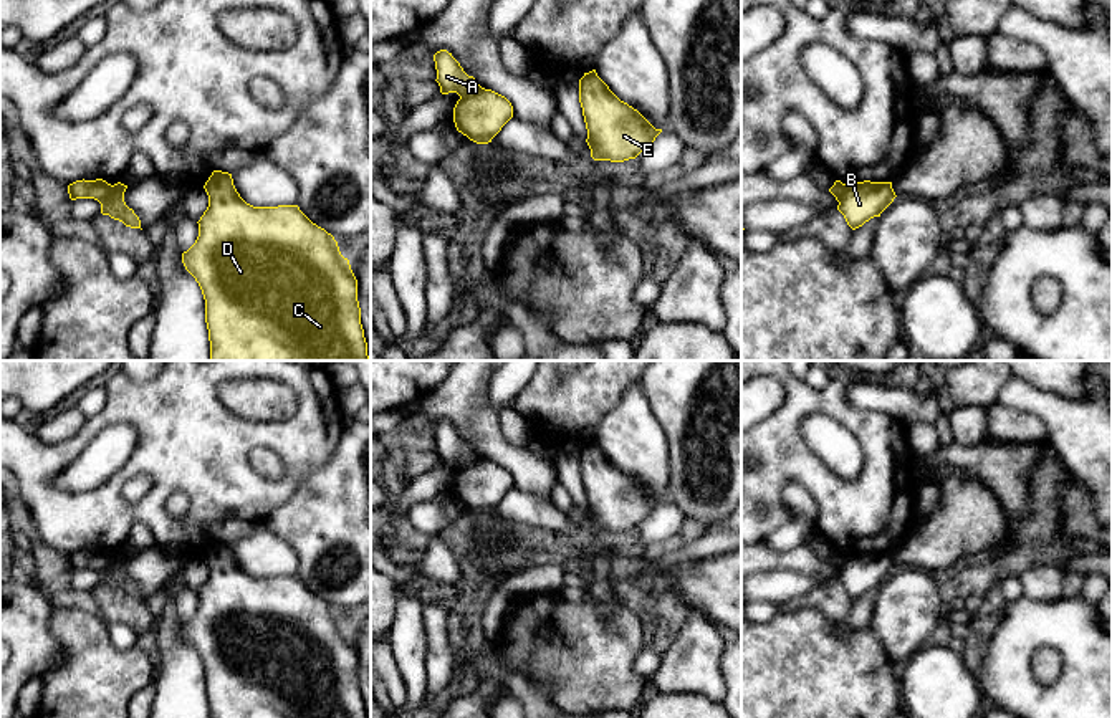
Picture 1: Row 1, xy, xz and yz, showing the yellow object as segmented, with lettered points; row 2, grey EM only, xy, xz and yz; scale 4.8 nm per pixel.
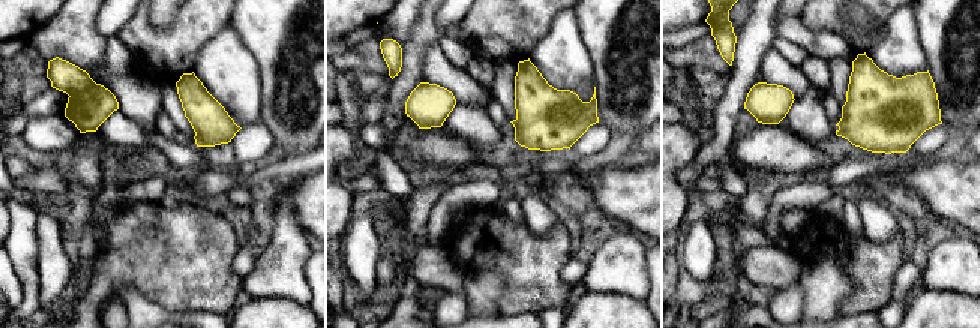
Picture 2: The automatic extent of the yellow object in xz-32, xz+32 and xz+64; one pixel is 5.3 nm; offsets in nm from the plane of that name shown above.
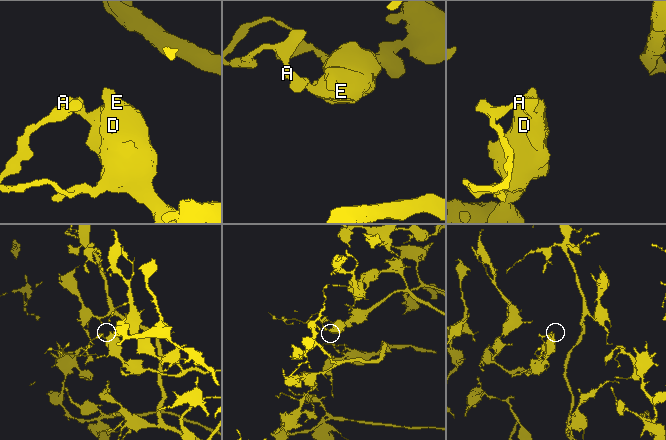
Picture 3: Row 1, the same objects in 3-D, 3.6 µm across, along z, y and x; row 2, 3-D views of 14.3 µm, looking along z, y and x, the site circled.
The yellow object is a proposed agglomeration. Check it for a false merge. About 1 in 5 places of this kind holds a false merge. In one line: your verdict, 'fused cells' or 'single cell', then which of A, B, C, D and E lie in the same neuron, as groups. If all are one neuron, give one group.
fused cells | A / B C D E

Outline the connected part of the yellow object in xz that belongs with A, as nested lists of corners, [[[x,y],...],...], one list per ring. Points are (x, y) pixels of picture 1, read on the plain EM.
[[[447,420],[434,425],[437,453],[442,465],[457,463],[460,468],[470,467],[482,460],[473,447],[468,447],[460,433]]]

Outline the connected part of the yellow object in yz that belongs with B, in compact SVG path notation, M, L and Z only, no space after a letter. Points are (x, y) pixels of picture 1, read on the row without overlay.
M854 553L846 556L837 581L847 596L856 601L880 584L894 572L892 553Z

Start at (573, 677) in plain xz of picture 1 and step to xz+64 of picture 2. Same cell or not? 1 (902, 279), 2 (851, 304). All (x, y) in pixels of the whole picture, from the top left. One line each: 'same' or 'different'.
1: different
2: same

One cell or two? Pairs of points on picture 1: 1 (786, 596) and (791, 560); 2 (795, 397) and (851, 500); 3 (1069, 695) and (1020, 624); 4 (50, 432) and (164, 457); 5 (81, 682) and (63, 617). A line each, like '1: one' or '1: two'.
1: two
2: one
3: one
4: two
5: one

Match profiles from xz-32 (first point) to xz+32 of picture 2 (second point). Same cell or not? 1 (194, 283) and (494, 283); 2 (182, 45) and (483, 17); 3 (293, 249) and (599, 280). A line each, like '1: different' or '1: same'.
1: different
2: same
3: same

